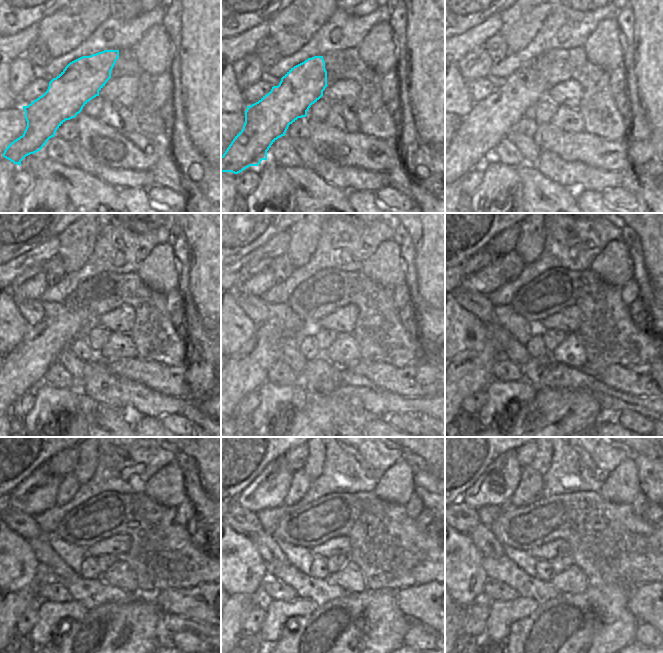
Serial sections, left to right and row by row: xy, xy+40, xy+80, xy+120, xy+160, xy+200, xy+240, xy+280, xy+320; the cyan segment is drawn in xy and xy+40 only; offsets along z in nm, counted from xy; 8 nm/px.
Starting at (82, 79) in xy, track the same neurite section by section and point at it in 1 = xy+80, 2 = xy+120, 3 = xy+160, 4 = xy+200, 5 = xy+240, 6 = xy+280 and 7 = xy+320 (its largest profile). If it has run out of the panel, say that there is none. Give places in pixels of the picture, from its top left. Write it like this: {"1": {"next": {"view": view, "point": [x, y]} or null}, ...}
{"1": {"next": {"view": "xy+80", "point": [489, 121]}}, "2": {"next": {"view": "xy+120", "point": [23, 368]}}, "3": {"next": {"view": "xy+160", "point": [245, 371]}}, "4": {"next": {"view": "xy+200", "point": [468, 377]}}, "5": {"next": {"view": "xy+240", "point": [18, 602]}}, "6": {"next": {"view": "xy+280", "point": [241, 604]}}, "7": {"next": {"view": "xy+320", "point": [465, 609]}}}

